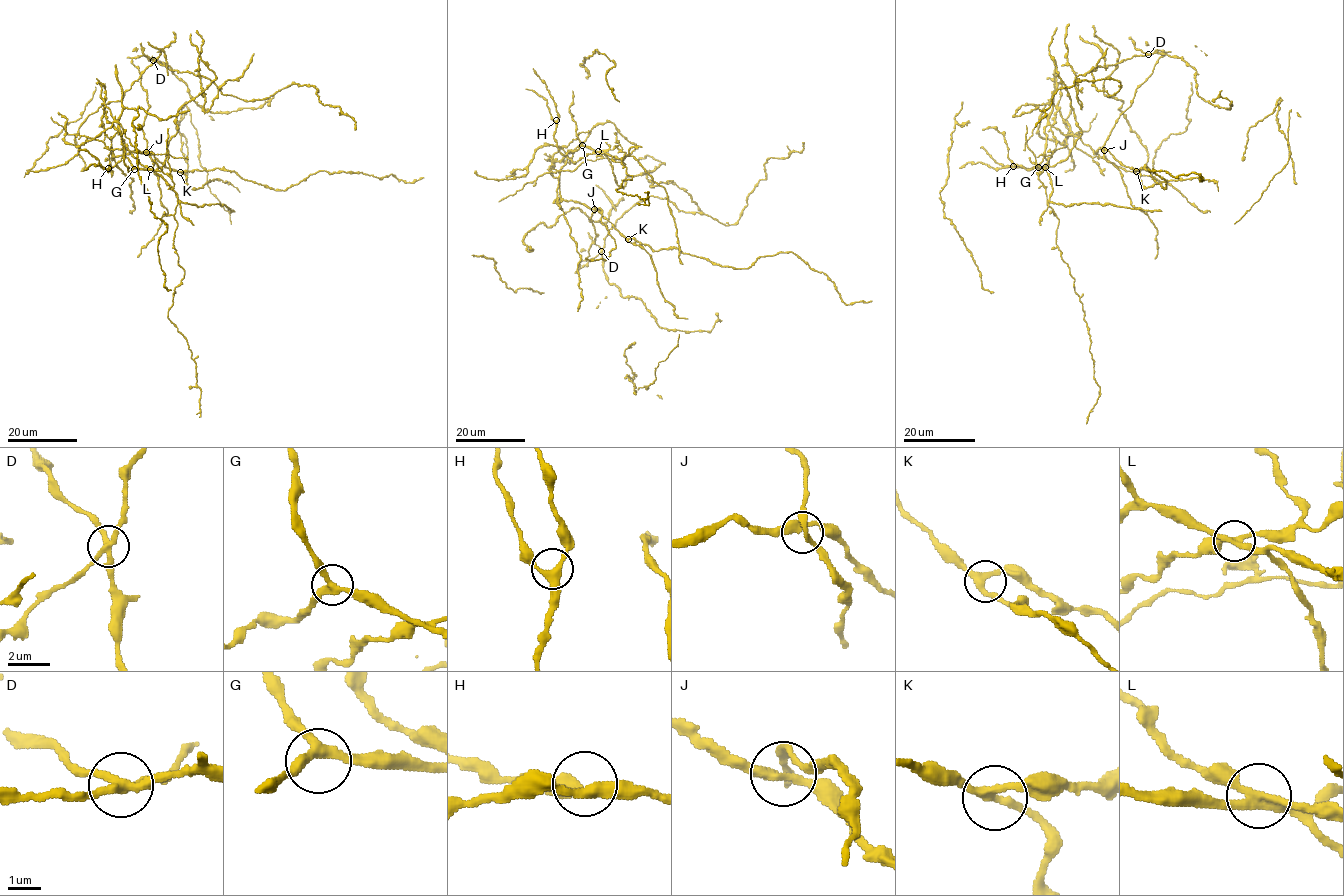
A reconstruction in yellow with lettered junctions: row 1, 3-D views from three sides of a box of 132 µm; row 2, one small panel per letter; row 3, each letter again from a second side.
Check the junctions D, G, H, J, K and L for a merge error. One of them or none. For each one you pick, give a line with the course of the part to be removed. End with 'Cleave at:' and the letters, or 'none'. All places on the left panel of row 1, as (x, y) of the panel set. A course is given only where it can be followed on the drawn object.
L: course (150, 169), (171, 178), (177, 196), (173, 246), (184, 276), (175, 288), (168, 317), (196, 364), (199, 417)
Cleave at: L

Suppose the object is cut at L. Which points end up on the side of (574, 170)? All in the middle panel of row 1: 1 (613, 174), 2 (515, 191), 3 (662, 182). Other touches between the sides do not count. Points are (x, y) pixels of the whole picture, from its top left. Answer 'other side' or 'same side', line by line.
1: other side
2: same side
3: other side

